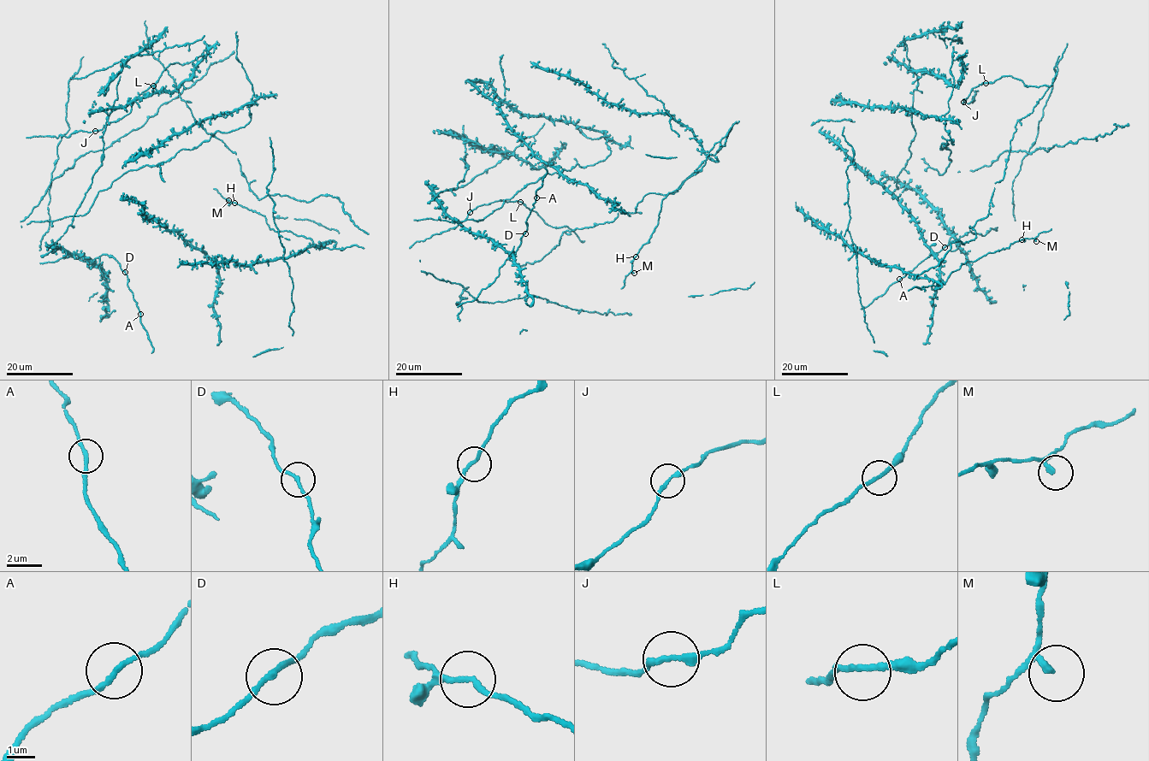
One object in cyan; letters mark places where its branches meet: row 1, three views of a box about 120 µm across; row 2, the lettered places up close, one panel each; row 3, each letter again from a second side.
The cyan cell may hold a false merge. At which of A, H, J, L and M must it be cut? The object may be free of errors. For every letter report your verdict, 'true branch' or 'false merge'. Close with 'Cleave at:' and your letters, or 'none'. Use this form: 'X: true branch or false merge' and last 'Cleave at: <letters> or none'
A: true branch
H: true branch
J: true branch
L: true branch
M: true branch
Cleave at: none

